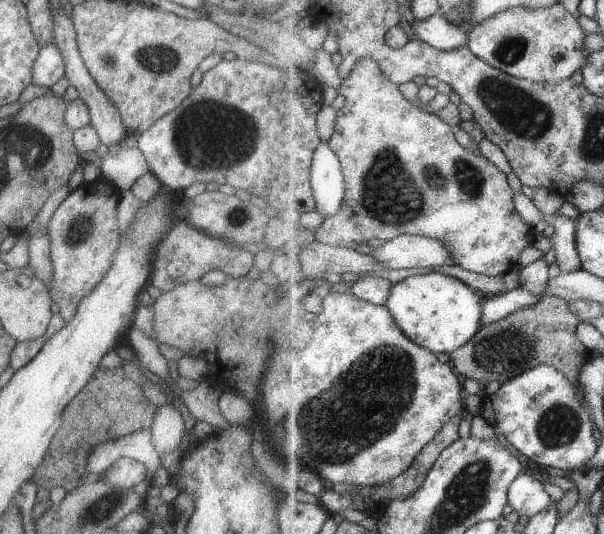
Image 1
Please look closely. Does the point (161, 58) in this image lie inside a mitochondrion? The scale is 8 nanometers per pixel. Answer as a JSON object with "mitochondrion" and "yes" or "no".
{"mitochondrion":"yes"}

